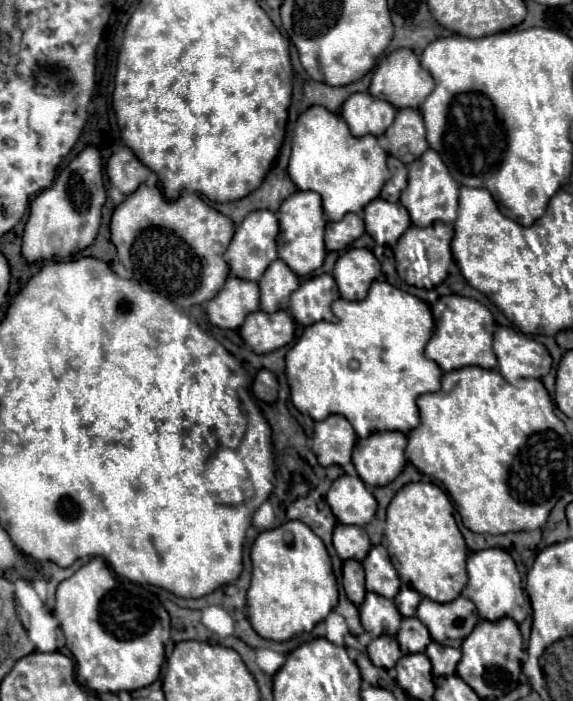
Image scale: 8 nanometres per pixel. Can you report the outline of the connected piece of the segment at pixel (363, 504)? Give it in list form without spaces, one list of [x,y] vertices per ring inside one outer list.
[[[341,475],[327,491],[327,503],[339,523],[365,527],[377,511],[377,501],[357,475]]]

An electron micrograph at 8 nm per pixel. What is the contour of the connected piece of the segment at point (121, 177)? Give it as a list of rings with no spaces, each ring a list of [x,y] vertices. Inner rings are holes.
[[[127,147],[113,153],[107,161],[109,183],[117,187],[123,195],[133,193],[141,183],[145,183],[149,173],[151,171],[145,165],[141,165],[141,161],[133,157],[133,153]]]

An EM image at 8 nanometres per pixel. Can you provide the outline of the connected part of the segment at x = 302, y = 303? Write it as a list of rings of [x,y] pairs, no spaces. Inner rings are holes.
[[[323,273],[307,279],[291,297],[291,315],[301,325],[311,325],[317,321],[333,321],[331,303],[339,297],[333,275]]]

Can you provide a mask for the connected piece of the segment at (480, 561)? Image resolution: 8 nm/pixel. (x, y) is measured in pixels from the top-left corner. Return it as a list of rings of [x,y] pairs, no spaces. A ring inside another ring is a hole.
[[[483,549],[473,553],[467,559],[467,573],[469,573],[469,583],[463,589],[463,595],[469,597],[479,611],[481,619],[487,621],[497,621],[501,617],[525,617],[525,609],[521,607],[521,577],[515,567],[515,561],[511,555],[503,549]]]

